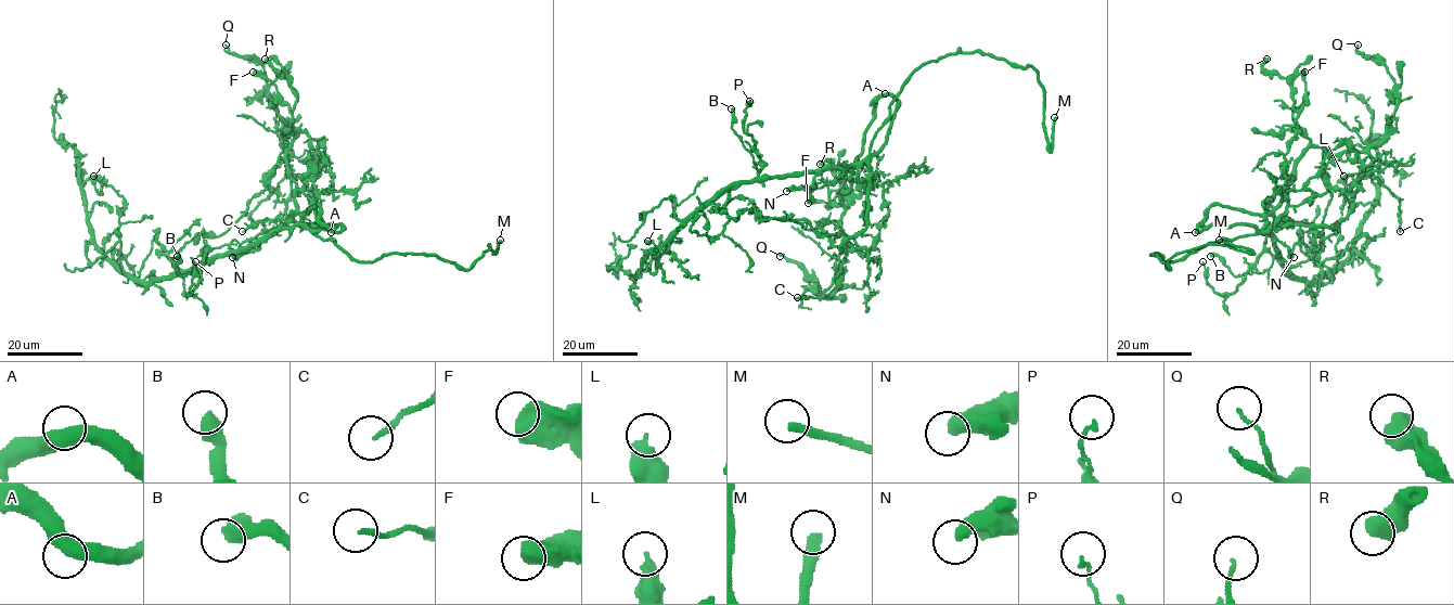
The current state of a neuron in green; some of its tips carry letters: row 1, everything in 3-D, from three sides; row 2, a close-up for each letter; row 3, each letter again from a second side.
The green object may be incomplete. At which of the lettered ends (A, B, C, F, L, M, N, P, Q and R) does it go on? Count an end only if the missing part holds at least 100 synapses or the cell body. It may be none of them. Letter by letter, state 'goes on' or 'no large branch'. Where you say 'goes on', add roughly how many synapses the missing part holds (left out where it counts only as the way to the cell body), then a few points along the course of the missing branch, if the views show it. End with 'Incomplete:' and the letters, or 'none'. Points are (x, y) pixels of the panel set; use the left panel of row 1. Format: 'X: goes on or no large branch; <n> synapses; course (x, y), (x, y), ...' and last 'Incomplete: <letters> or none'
A: no large branch
B: no large branch
C: no large branch
F: no large branch
L: no large branch
M: goes on; course (500, 240), (524, 264), (538, 273), (551, 275)
N: no large branch
P: no large branch
Q: no large branch
R: no large branch
Incomplete: M

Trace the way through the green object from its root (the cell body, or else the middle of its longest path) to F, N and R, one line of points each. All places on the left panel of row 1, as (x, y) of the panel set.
F: (267, 239), (288, 229), (296, 210), (295, 182), (286, 159), (294, 126), (277, 87), (253, 72)
N: (267, 239), (261, 240), (257, 248), (232, 257)
R: (267, 239), (288, 229), (296, 210), (295, 182), (286, 159), (296, 93), (265, 59)

